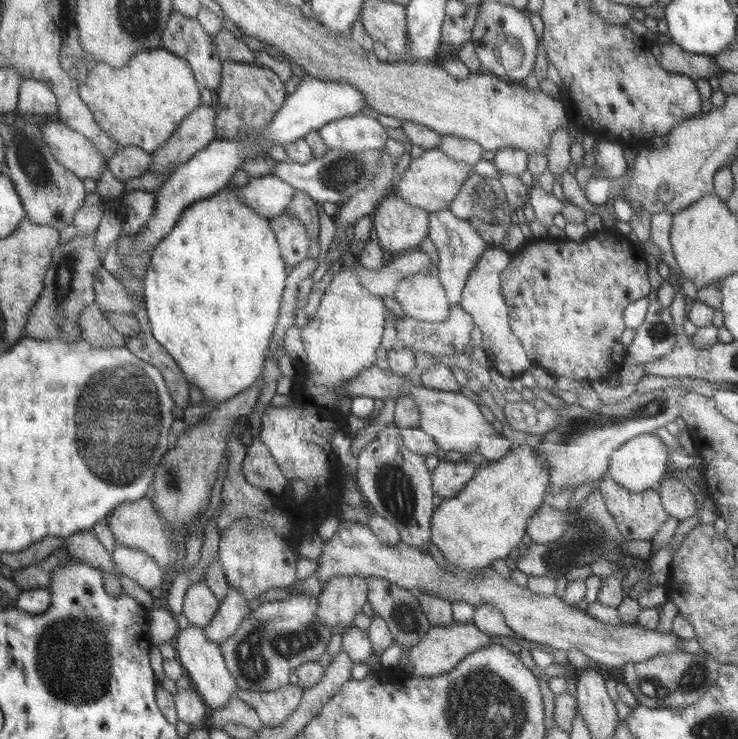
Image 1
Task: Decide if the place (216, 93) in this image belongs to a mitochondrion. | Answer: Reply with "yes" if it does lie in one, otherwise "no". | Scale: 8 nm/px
no

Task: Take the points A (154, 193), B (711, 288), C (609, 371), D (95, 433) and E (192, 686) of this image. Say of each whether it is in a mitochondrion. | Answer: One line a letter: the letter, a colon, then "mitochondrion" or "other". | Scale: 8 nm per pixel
A: other
B: other
C: other
D: mitochondrion
E: other

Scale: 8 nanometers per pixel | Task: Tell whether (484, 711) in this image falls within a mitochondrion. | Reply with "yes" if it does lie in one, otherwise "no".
yes

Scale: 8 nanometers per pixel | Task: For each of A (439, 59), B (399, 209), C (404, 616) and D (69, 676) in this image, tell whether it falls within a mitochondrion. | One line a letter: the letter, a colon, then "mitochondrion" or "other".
A: other
B: other
C: mitochondrion
D: mitochondrion

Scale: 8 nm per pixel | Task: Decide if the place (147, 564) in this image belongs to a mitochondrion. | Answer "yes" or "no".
no

